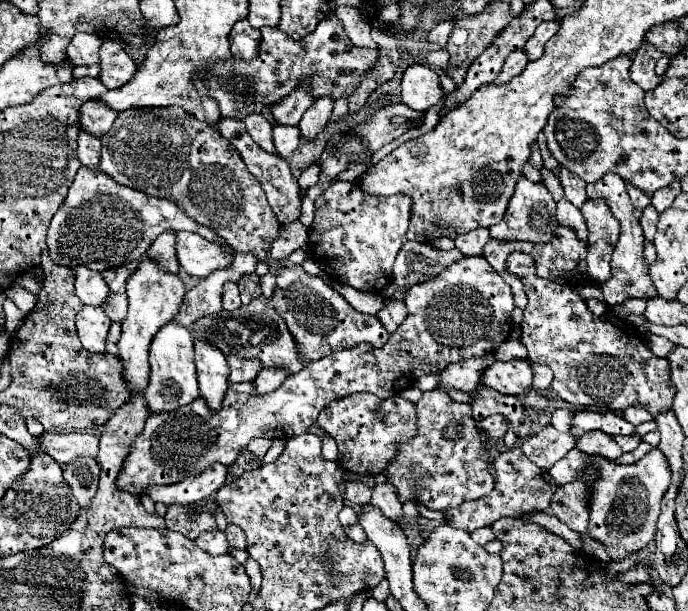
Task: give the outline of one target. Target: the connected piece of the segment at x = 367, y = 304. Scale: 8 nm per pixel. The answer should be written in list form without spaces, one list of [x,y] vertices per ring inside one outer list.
[[[339,283],[339,293],[361,313],[375,315],[383,307],[383,297],[379,293],[367,293],[367,291],[357,291],[345,283]]]

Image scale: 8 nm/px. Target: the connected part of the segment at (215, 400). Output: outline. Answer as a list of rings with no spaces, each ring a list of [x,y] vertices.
[[[195,339],[195,363],[197,363],[197,379],[201,397],[205,397],[207,405],[217,411],[221,407],[223,395],[227,391],[229,363],[213,343],[207,339]]]

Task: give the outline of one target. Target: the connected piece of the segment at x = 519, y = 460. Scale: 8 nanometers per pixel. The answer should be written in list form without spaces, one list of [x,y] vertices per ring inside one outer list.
[[[513,447],[505,453],[501,453],[493,461],[493,471],[497,477],[497,485],[489,495],[485,495],[477,501],[465,501],[465,503],[461,503],[461,507],[455,507],[455,509],[445,509],[447,523],[451,527],[463,529],[463,531],[475,531],[479,527],[493,525],[501,517],[519,517],[521,513],[547,511],[557,485],[553,483],[553,479],[549,479],[549,473],[541,471],[541,467],[537,467],[533,461],[529,461],[529,457],[525,457],[519,447]]]

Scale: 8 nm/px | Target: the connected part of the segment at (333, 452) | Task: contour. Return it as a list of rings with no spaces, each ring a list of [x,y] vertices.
[[[313,425],[309,431],[315,433],[315,435],[319,435],[319,437],[323,439],[323,451],[321,451],[323,459],[327,459],[327,461],[337,461],[337,443],[335,443],[329,435],[325,435],[317,425]]]

